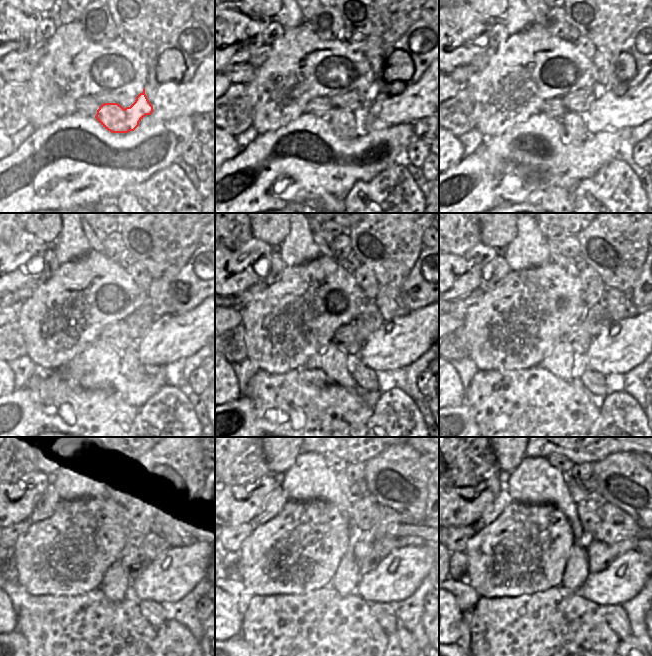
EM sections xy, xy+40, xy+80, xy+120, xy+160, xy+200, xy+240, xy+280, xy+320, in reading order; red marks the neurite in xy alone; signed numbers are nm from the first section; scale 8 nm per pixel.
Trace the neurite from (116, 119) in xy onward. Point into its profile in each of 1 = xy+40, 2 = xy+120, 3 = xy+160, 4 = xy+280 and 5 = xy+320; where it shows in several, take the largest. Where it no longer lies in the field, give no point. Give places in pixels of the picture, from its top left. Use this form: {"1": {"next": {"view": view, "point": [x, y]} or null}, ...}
{"1": {"next": {"view": "xy+40", "point": [341, 118]}}, "2": {"next": {"view": "xy+120", "point": [132, 367]}}, "3": {"next": {"view": "xy+160", "point": [366, 379]}}, "4": {"next": {"view": "xy+280", "point": [391, 616]}}, "5": {"next": {"view": "xy+320", "point": [615, 616]}}}

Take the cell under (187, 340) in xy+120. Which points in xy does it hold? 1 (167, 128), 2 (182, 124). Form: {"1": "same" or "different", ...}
{"1": "different", "2": "different"}

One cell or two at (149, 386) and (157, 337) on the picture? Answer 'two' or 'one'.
two

